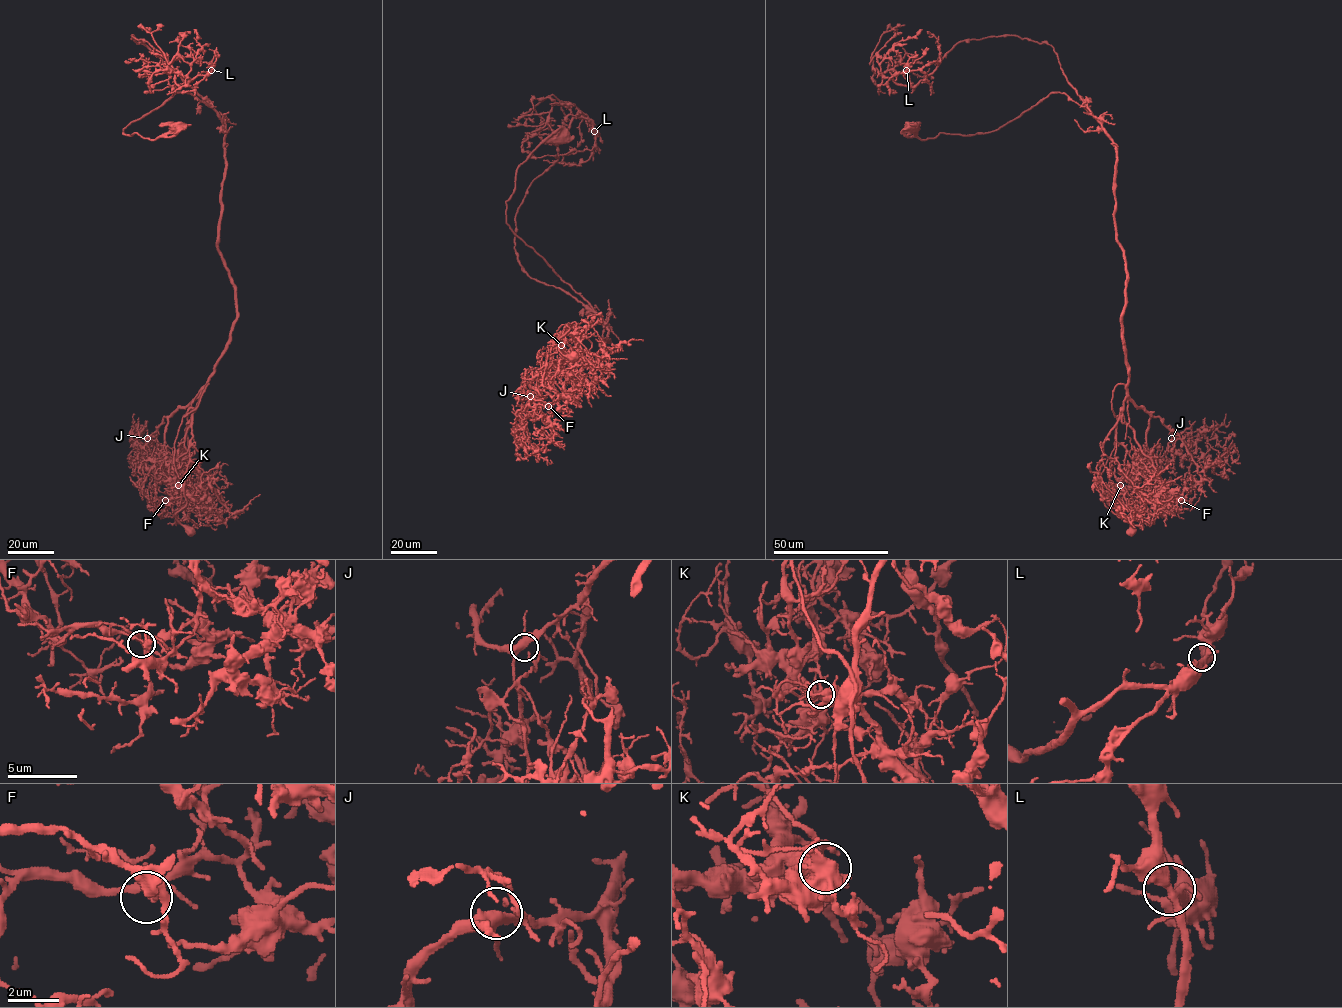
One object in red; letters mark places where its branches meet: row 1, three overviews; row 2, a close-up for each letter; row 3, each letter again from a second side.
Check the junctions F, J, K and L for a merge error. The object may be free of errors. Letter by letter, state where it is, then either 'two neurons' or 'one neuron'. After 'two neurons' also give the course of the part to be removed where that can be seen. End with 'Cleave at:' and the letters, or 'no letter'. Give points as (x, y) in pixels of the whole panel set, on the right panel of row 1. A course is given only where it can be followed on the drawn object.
F: at (1181, 500); one neuron
J: at (1171, 438); one neuron
K: at (1120, 485); two neurons; foreign part runs (1121, 485), (1133, 468), (1152, 465), (1121, 408), (1099, 490), (1104, 504), (1125, 518), (1133, 533)
L: at (906, 70); one neuron
Cleave at: K

